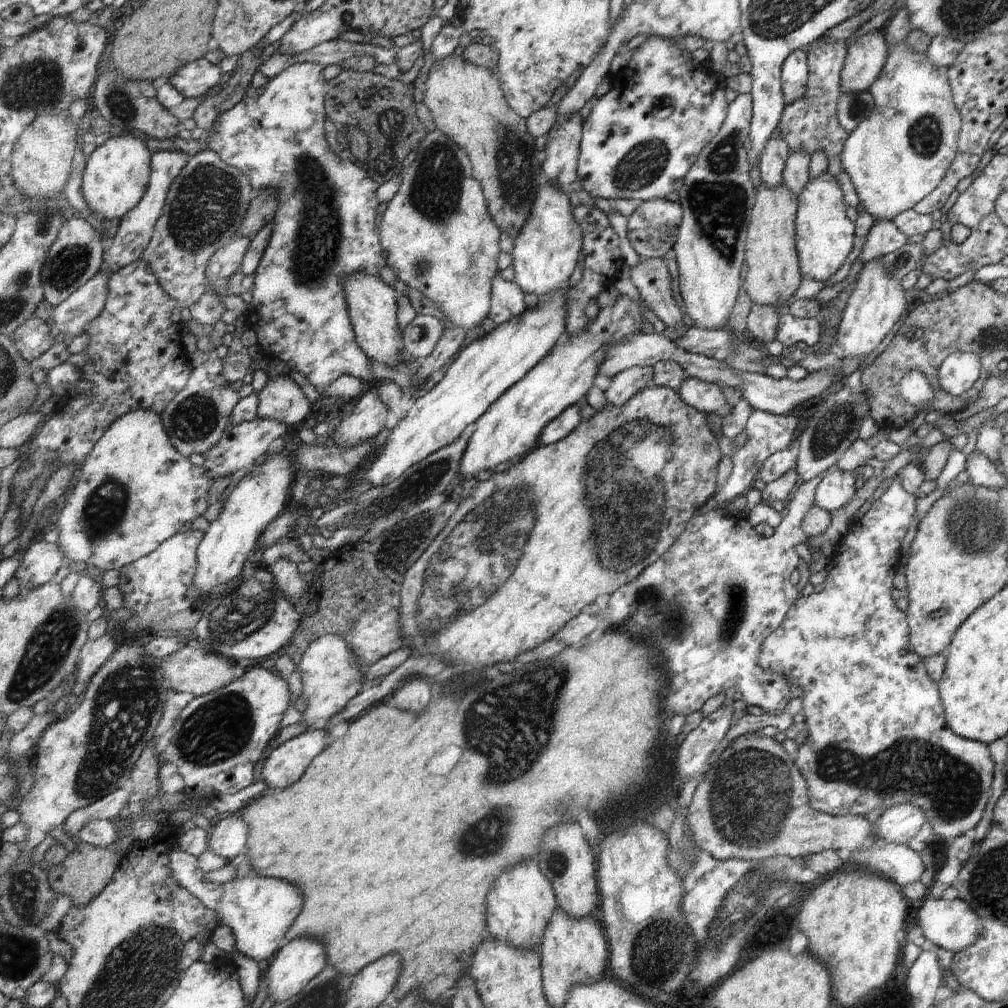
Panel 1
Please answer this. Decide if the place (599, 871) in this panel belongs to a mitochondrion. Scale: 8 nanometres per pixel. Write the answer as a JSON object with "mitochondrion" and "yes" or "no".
{"mitochondrion":"no"}

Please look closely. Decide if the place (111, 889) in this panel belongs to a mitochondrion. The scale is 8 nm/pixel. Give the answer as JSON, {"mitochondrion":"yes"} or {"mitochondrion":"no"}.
{"mitochondrion":"no"}

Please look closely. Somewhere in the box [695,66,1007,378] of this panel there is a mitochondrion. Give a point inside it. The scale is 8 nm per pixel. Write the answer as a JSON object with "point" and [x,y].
{"point":[925,135]}

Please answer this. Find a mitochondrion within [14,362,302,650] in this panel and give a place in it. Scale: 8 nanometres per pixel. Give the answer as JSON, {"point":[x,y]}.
{"point":[103,510]}

